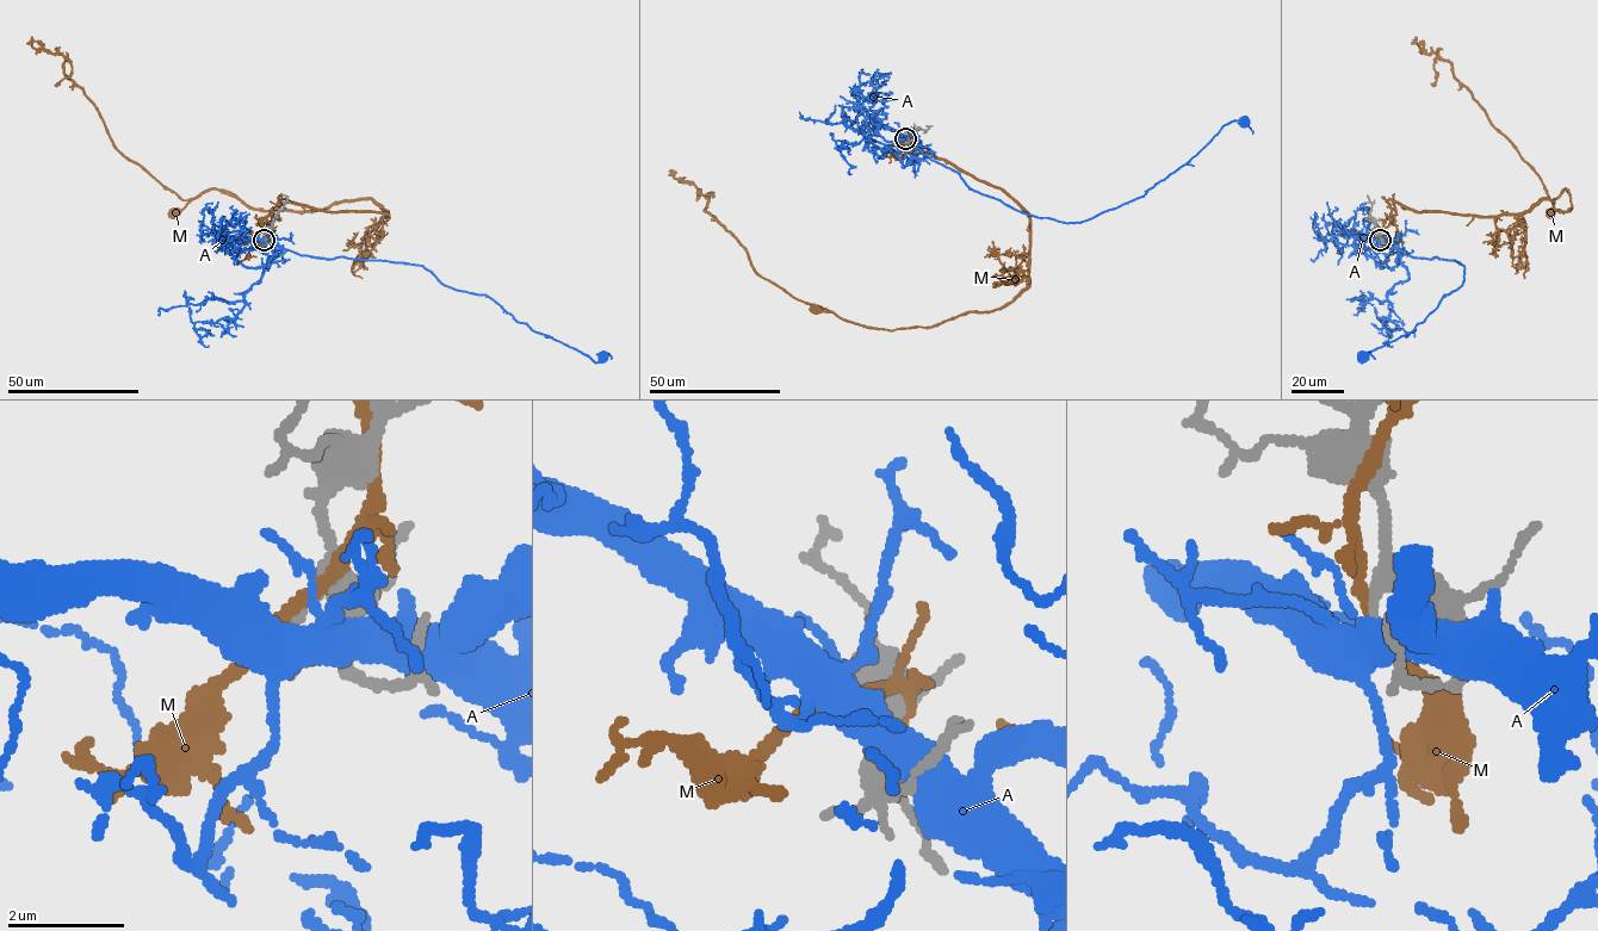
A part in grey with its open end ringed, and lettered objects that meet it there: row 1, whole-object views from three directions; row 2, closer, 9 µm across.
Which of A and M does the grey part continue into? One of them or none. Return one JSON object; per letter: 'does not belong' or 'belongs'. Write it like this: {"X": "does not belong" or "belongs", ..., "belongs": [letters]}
{"A": "does not belong", "M": "does not belong", "belongs": []}

